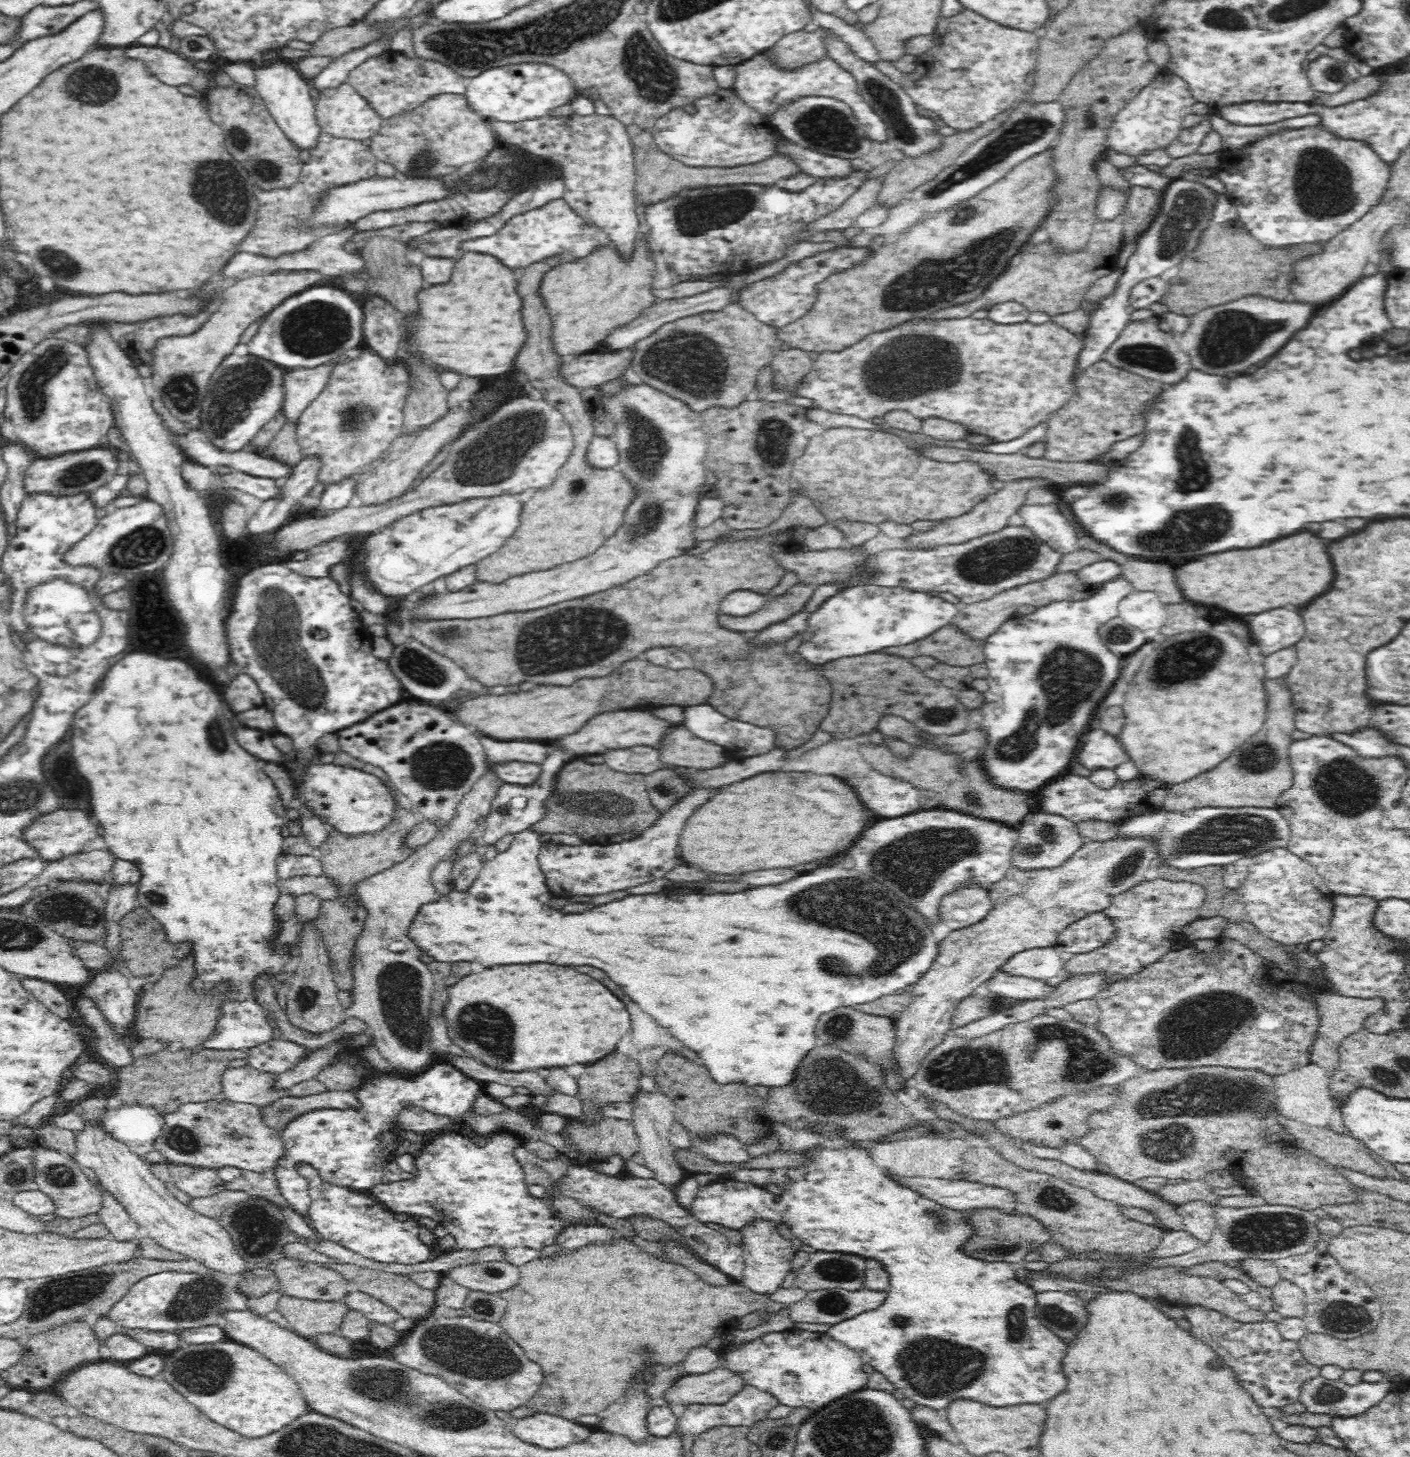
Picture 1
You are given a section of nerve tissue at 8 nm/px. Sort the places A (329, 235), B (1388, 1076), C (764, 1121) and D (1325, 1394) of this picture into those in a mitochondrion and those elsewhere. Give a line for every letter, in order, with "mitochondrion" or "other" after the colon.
A: other
B: mitochondrion
C: other
D: mitochondrion

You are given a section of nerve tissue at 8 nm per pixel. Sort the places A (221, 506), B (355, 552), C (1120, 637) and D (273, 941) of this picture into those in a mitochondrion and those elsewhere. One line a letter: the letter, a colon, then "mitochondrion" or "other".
A: other
B: other
C: mitochondrion
D: other

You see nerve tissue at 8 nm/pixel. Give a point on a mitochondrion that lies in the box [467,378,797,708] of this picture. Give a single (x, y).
(586, 636)

